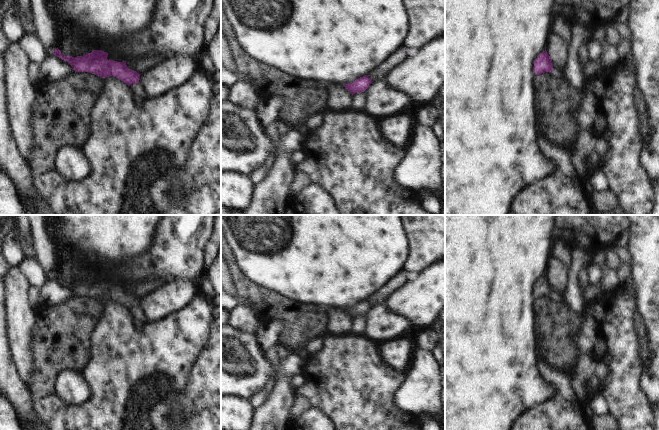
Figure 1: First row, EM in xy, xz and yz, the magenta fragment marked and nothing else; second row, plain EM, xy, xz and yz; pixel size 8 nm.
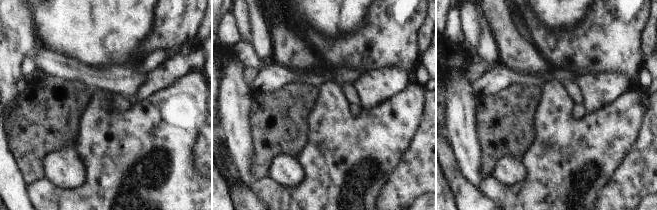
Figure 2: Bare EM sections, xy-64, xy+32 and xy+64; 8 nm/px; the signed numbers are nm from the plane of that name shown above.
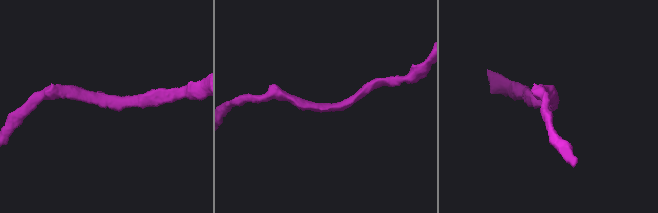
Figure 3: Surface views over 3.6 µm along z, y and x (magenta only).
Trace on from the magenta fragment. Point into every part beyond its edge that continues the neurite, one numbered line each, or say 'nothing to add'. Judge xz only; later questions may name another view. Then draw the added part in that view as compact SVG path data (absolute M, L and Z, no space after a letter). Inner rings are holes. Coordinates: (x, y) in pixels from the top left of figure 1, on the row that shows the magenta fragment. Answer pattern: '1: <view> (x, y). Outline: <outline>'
nothing to add.

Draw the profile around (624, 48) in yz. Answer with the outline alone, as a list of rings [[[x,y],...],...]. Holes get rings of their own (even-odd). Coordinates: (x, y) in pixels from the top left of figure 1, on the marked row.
[[[622,40],[616,45],[620,60],[625,60],[629,64],[634,63],[634,56],[632,54],[632,43],[626,40]]]

